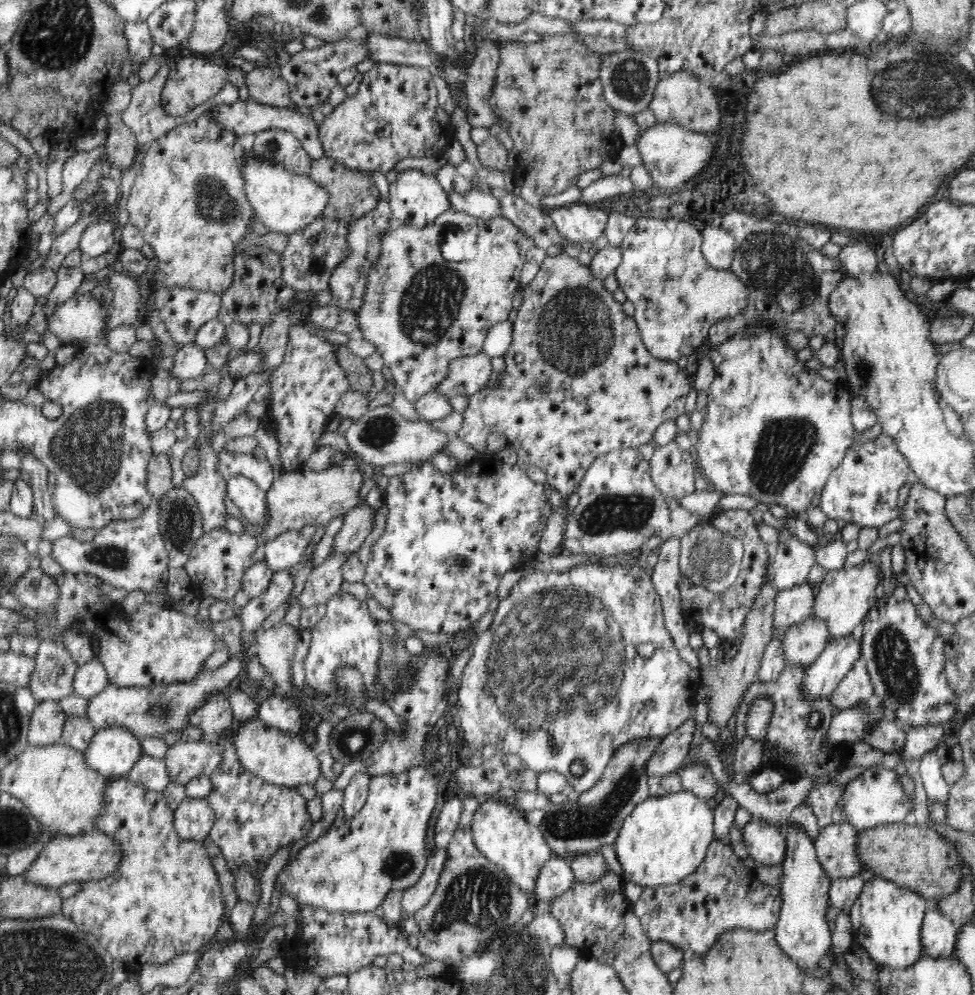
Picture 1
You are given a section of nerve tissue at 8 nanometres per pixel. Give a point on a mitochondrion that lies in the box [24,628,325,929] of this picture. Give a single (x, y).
(159, 711)

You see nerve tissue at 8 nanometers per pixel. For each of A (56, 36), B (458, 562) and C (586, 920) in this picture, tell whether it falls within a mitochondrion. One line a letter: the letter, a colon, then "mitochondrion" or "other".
A: mitochondrion
B: mitochondrion
C: other

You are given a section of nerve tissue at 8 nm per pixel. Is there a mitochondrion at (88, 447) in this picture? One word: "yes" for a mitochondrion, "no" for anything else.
yes

